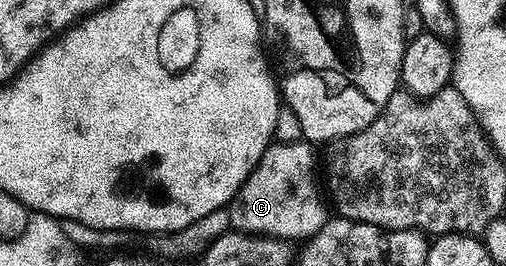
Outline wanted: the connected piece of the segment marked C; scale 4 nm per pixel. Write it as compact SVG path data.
M301 140L296 143L271 143L228 205L229 224L235 231L274 236L292 242L305 241L318 233L330 214L320 198L316 184L315 148Z

